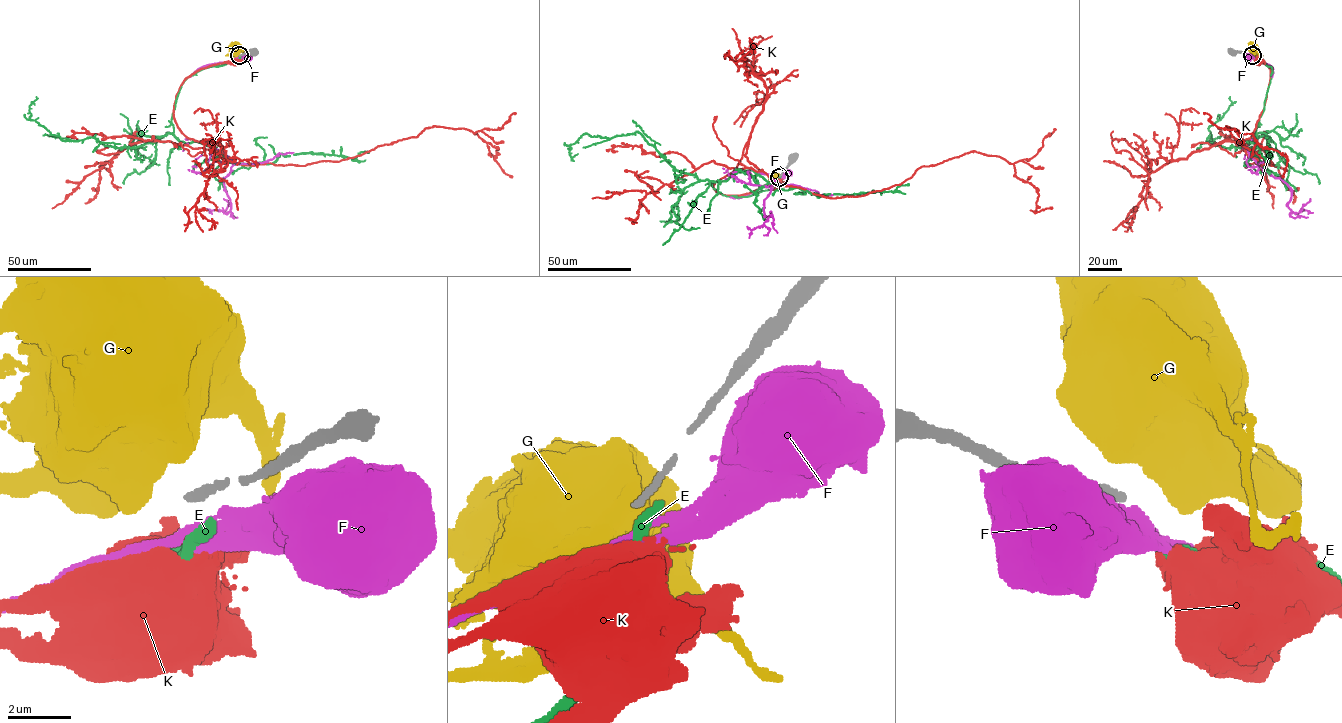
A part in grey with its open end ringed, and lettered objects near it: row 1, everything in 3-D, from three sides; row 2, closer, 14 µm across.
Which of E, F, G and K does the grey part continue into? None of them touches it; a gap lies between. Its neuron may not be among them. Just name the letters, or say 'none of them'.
none of them

